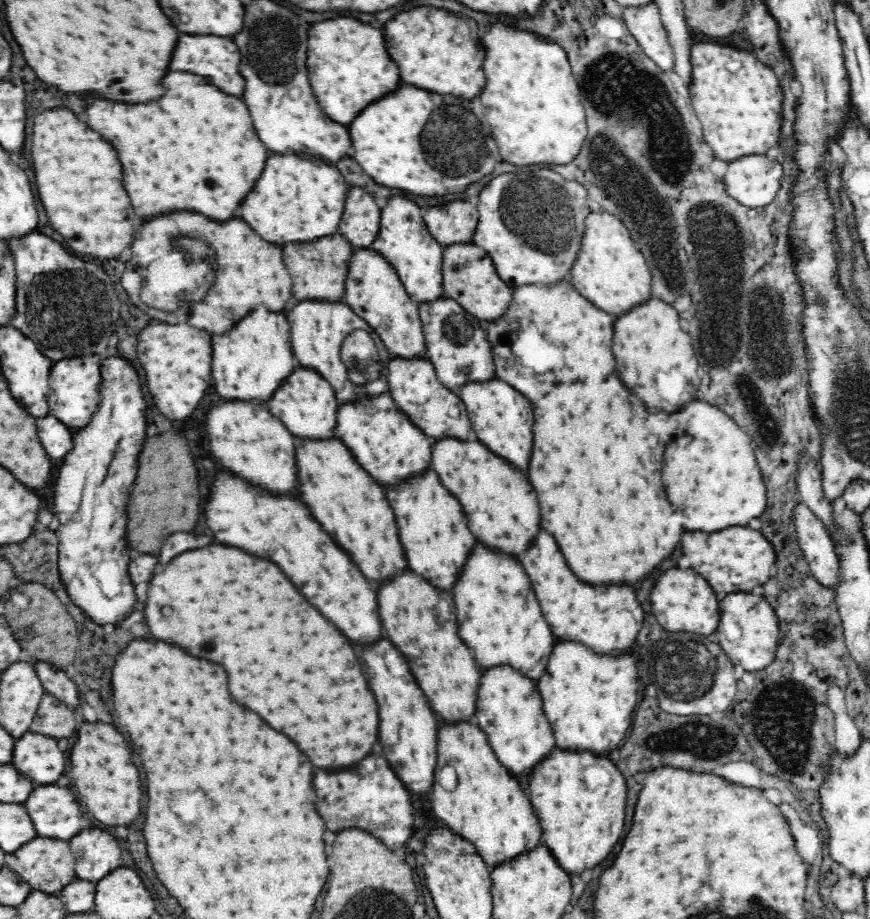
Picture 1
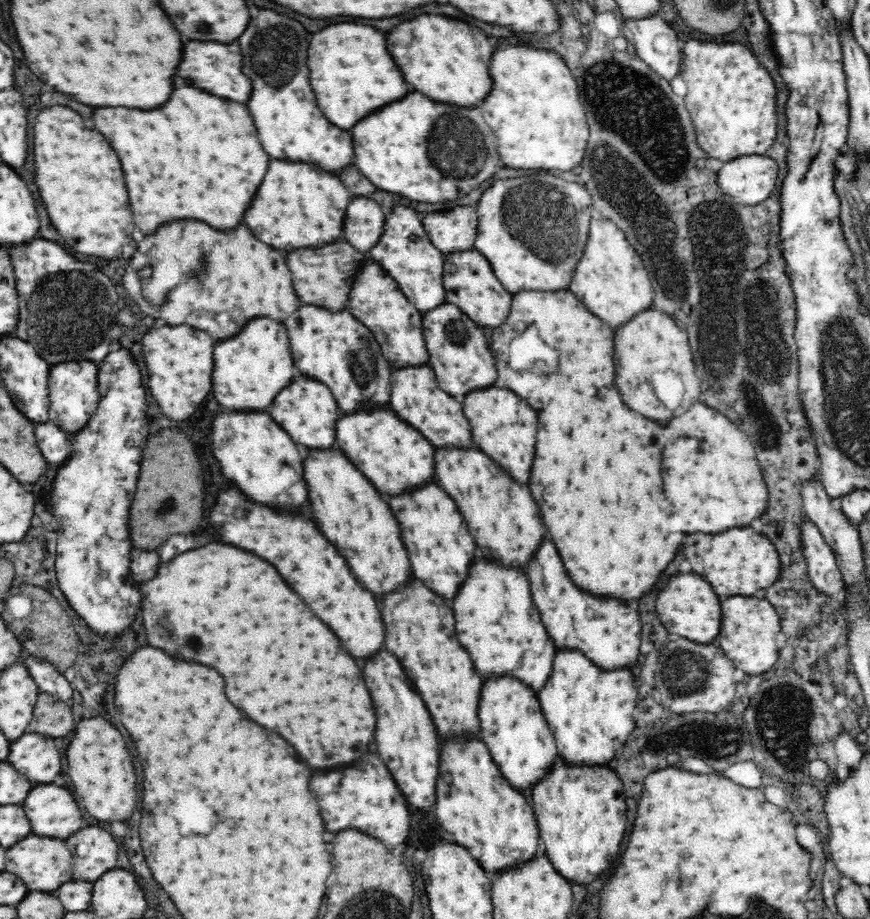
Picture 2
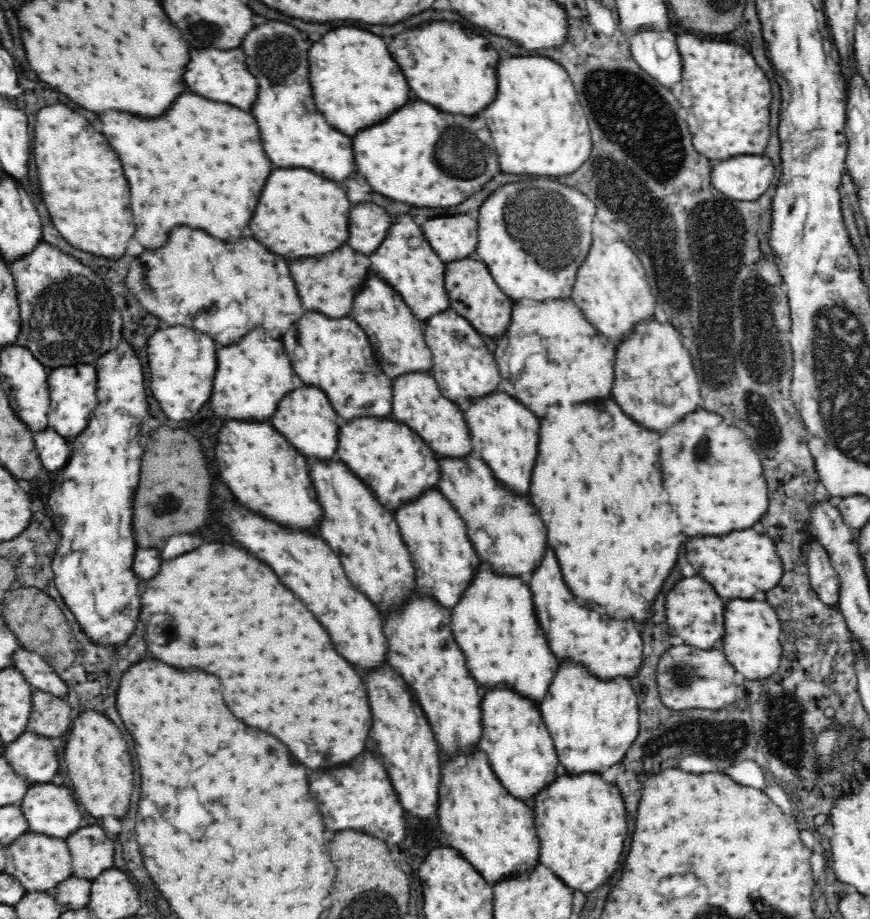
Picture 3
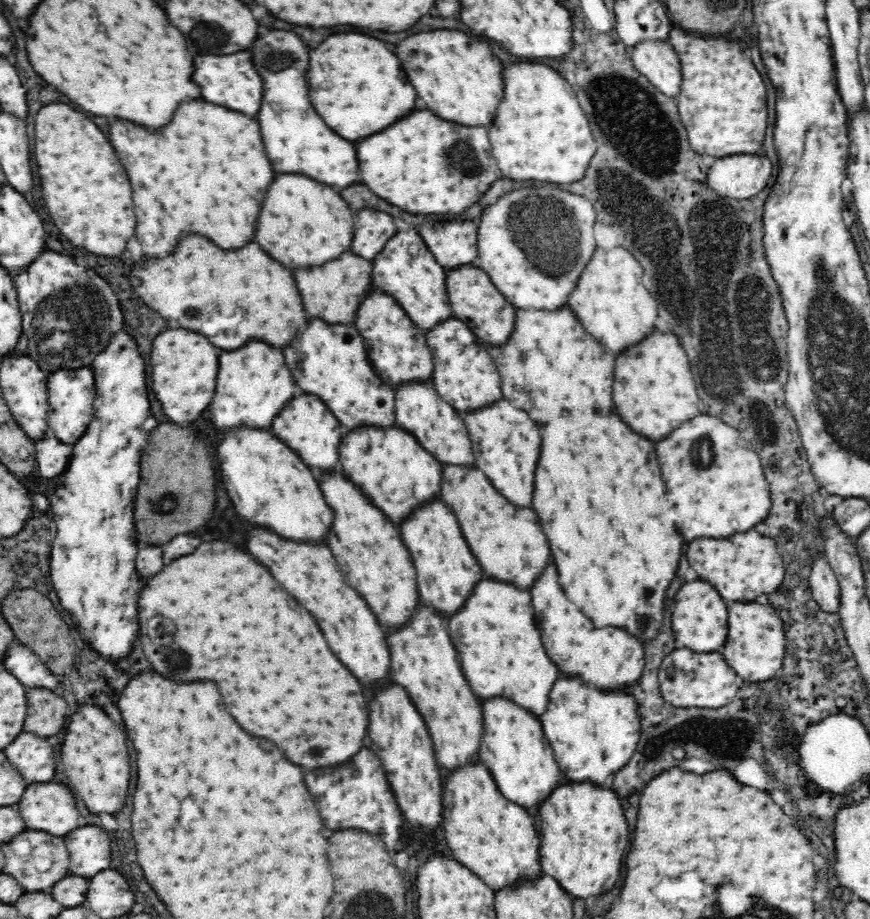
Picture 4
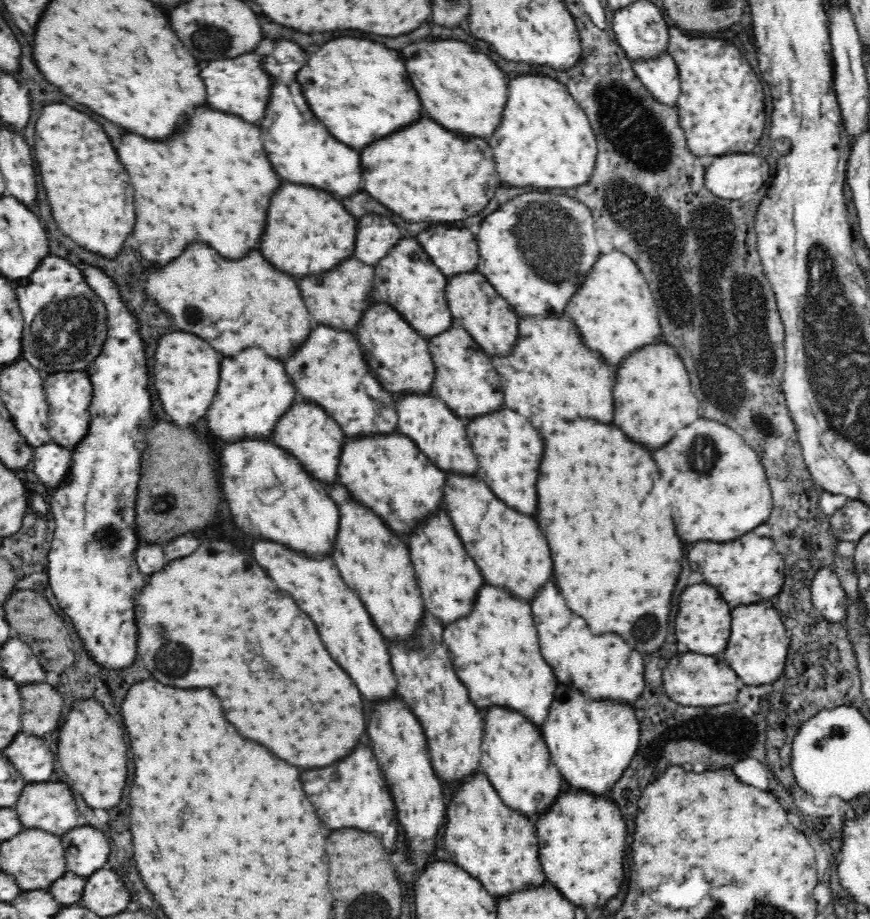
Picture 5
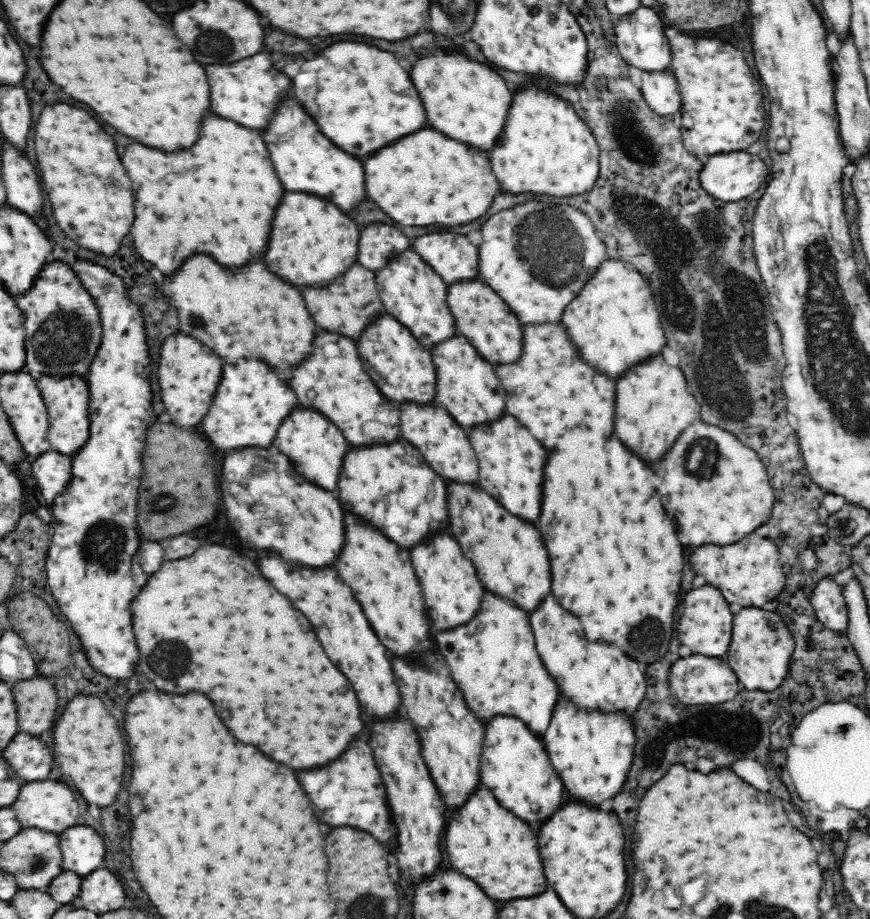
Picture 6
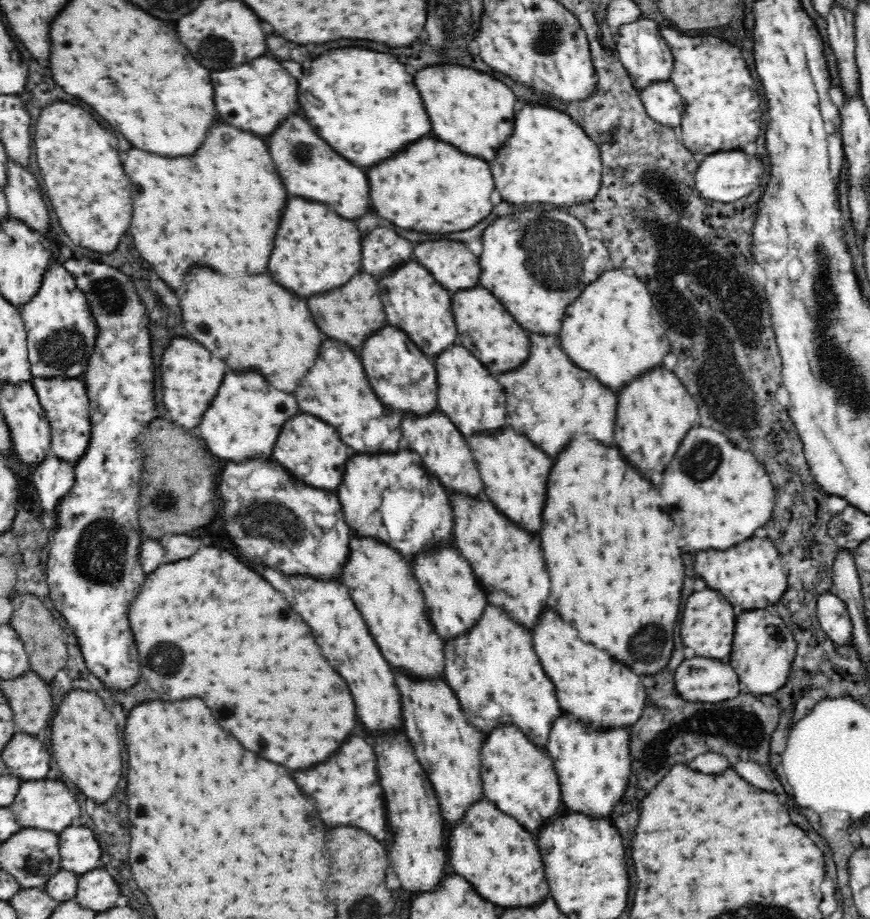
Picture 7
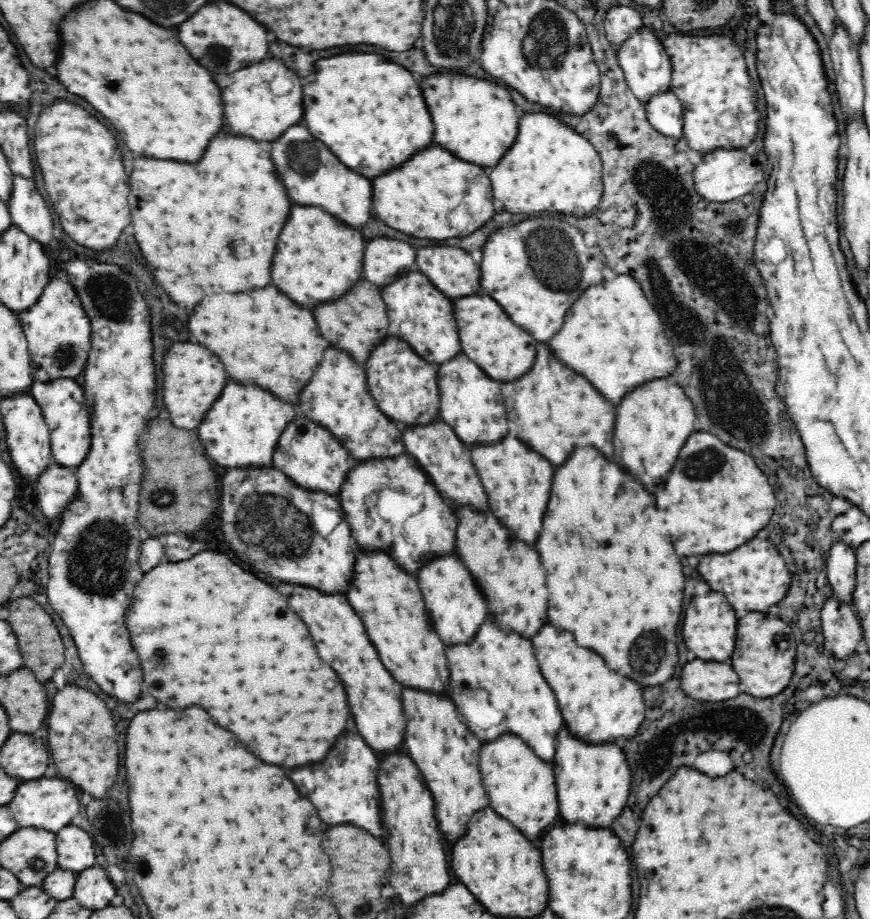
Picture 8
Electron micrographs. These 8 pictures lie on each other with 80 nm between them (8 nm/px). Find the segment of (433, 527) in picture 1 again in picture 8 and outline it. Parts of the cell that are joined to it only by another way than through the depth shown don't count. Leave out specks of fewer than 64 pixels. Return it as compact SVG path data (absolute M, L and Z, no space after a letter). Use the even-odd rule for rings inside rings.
M458 556L436 558L430 564L425 564L416 577L424 596L431 626L434 626L434 630L444 640L444 644L456 646L456 644L472 642L478 628L484 624L488 616L488 606L472 580L472 573L464 566L464 562Z

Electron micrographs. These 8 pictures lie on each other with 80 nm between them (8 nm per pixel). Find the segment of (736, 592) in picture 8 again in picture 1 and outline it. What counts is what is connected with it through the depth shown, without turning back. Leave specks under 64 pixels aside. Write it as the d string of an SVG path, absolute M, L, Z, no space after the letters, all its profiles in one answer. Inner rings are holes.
M734 526L728 530L716 532L716 534L714 532L712 534L704 534L704 532L688 534L686 532L682 534L680 544L682 544L684 556L690 558L692 568L698 574L706 572L706 578L720 600L726 596L726 592L732 592L736 588L750 590L752 586L760 582L766 584L772 578L772 566L776 562L776 552L772 544L756 530Z

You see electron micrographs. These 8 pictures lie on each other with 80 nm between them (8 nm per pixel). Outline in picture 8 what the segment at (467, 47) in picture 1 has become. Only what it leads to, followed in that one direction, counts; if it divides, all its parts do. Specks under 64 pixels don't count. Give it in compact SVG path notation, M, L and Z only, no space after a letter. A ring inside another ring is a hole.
M438 74L426 78L422 90L436 128L434 142L460 160L493 169L515 143L521 118L504 88L470 76Z

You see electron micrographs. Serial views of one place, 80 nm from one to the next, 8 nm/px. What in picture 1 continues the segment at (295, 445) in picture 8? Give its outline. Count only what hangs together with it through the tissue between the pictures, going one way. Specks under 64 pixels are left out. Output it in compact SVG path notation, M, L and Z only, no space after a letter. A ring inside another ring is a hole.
M300 366L296 372L284 379L284 384L277 388L276 394L268 400L268 412L272 412L278 420L284 422L284 426L300 438L310 438L310 440L326 440L334 436L334 428L337 425L337 410L339 404L336 402L336 393L332 390L330 383L322 378L316 371Z

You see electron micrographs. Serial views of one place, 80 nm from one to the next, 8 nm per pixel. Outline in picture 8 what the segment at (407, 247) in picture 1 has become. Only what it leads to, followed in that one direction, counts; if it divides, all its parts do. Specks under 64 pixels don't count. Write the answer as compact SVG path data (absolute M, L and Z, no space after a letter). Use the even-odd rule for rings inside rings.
M419 271L409 272L407 275L396 279L393 283L380 288L389 318L389 336L400 337L400 339L406 341L418 356L432 365L440 366L446 361L454 360L462 350L453 301L448 299L440 290L437 290L431 284L430 279Z

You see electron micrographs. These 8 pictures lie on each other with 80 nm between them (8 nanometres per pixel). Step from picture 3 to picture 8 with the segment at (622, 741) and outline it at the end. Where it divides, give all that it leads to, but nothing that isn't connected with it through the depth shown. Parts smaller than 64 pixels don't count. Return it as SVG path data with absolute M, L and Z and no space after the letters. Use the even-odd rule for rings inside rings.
M566 728L561 729L554 756L560 816L570 824L606 828L620 816L630 794L630 768L624 752L616 743L591 745L574 738Z

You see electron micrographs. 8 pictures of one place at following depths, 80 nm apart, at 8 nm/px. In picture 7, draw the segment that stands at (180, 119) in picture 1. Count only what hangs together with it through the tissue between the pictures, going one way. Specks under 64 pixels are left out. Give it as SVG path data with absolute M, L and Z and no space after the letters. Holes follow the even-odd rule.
M216 124L212 126L206 142L200 146L200 152L196 152L196 156L180 156L180 158L162 158L162 156L156 156L156 154L150 154L150 152L142 152L142 150L130 150L128 156L126 156L126 162L124 162L124 168L126 168L126 174L130 176L132 184L136 186L136 190L132 192L132 208L134 208L134 214L132 214L132 238L134 238L134 244L140 252L140 256L152 264L154 272L180 296L182 292L182 286L186 284L186 278L188 278L188 272L192 270L192 266L208 266L212 268L214 272L218 274L262 274L266 272L266 264L270 260L270 252L274 248L274 236L276 236L276 230L278 230L278 222L280 222L280 216L282 216L282 210L284 210L284 204L286 204L286 190L284 190L284 184L280 182L278 178L278 172L276 172L276 166L272 162L272 158L268 156L268 148L264 144L264 140L260 140L258 136L250 134L250 132L242 132L234 126L228 126L228 124Z

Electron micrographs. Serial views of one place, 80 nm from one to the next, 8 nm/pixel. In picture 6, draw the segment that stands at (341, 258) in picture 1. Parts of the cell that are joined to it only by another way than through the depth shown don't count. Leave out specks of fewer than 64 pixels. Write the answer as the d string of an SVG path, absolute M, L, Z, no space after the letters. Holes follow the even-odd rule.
M355 264L336 282L328 284L328 288L308 288L302 292L306 298L306 306L314 318L314 322L337 335L346 336L357 342L364 329L383 314L383 304L377 290L376 273L366 270L364 266Z

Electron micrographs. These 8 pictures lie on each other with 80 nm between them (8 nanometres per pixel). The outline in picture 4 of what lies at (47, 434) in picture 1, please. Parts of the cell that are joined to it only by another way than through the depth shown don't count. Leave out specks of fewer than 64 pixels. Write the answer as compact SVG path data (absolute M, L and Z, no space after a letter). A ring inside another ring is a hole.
M54 436L38 440L35 446L36 462L42 478L54 478L62 474L69 465L72 456L72 445L60 442Z

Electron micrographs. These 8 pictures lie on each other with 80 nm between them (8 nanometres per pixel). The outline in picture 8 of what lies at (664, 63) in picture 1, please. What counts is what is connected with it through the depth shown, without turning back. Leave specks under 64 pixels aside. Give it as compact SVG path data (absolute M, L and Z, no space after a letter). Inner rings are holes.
M671 90L660 93L646 103L647 119L650 125L666 137L679 142L683 138L682 106Z

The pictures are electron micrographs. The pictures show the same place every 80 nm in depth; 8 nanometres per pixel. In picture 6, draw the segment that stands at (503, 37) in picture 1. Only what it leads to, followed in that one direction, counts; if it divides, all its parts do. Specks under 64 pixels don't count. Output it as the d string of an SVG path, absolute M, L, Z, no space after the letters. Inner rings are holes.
M534 85L521 88L513 96L514 102L508 111L506 126L496 146L489 152L491 167L502 192L555 198L589 193L595 187L599 177L599 146L592 131L588 130L588 125L576 115L574 107L550 90L542 90Z

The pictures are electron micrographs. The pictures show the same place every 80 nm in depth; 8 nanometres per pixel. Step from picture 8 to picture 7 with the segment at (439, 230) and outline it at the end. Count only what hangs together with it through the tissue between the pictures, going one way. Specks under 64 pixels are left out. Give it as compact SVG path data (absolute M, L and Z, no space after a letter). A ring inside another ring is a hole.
M422 138L398 156L370 168L370 194L376 212L398 228L450 234L476 226L493 209L490 194L495 189L490 164L462 154L436 138Z

